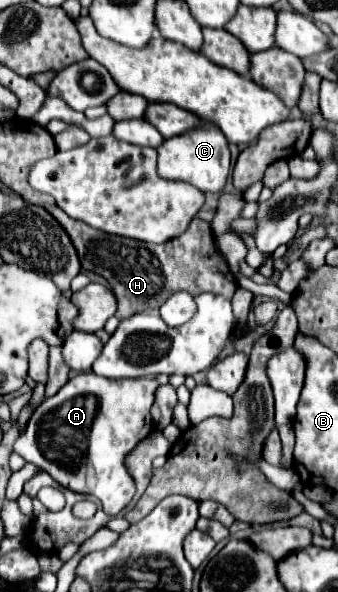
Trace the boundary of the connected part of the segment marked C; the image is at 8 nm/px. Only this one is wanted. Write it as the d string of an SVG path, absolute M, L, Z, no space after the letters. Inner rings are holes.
M203 126L203 130L189 130L179 138L163 140L163 146L157 148L157 172L167 180L183 180L193 184L203 192L221 192L229 176L229 146L223 132L213 126Z

